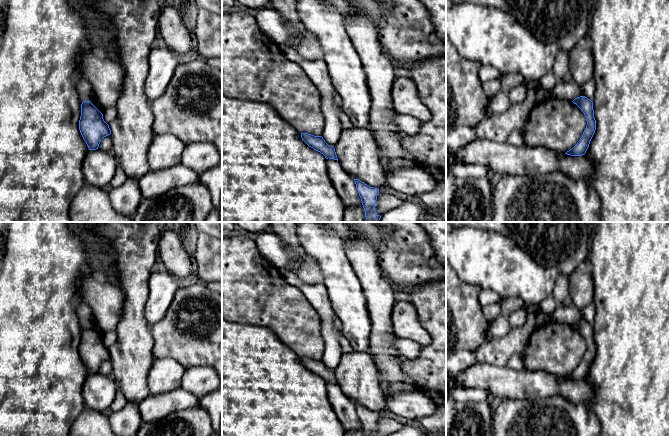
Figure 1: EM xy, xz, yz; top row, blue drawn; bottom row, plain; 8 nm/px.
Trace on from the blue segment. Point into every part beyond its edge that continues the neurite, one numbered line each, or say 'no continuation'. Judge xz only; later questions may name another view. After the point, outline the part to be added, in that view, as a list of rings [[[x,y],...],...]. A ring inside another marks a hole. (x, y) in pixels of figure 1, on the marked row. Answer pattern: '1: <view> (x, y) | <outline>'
no continuation

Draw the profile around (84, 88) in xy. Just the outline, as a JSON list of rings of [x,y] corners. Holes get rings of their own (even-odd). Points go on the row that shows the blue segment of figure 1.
[[[81,78],[77,82],[76,88],[77,88],[79,97],[82,101],[87,102],[91,100],[90,94],[92,92],[92,86],[89,81]]]

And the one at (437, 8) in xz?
[[[420,0],[430,13],[438,38],[446,44],[446,0]]]

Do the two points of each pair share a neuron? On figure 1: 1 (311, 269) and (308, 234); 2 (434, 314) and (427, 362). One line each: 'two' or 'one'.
1: two
2: one

